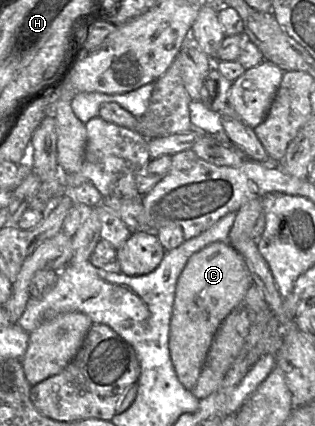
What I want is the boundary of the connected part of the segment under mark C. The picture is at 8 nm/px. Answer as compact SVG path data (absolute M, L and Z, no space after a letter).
M213 242L189 258L177 280L169 330L171 361L185 389L195 386L217 330L251 284L246 261L228 242Z

